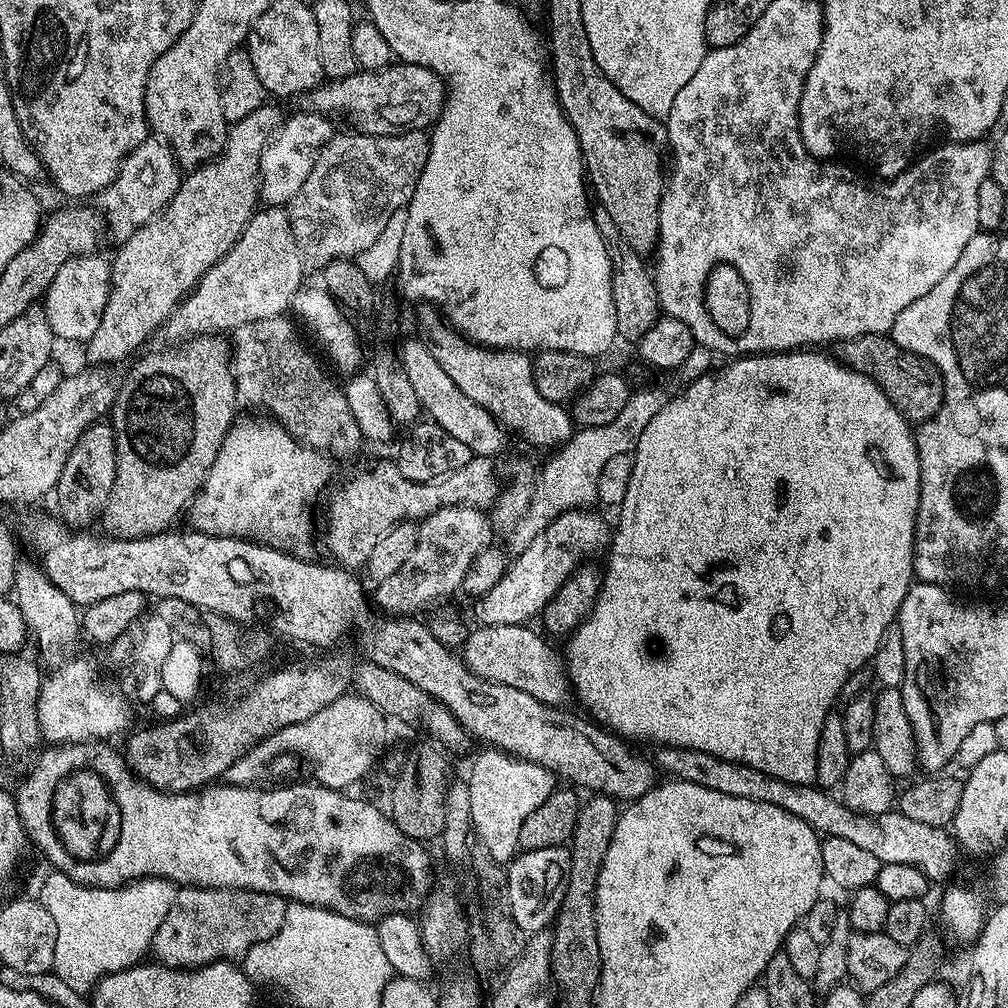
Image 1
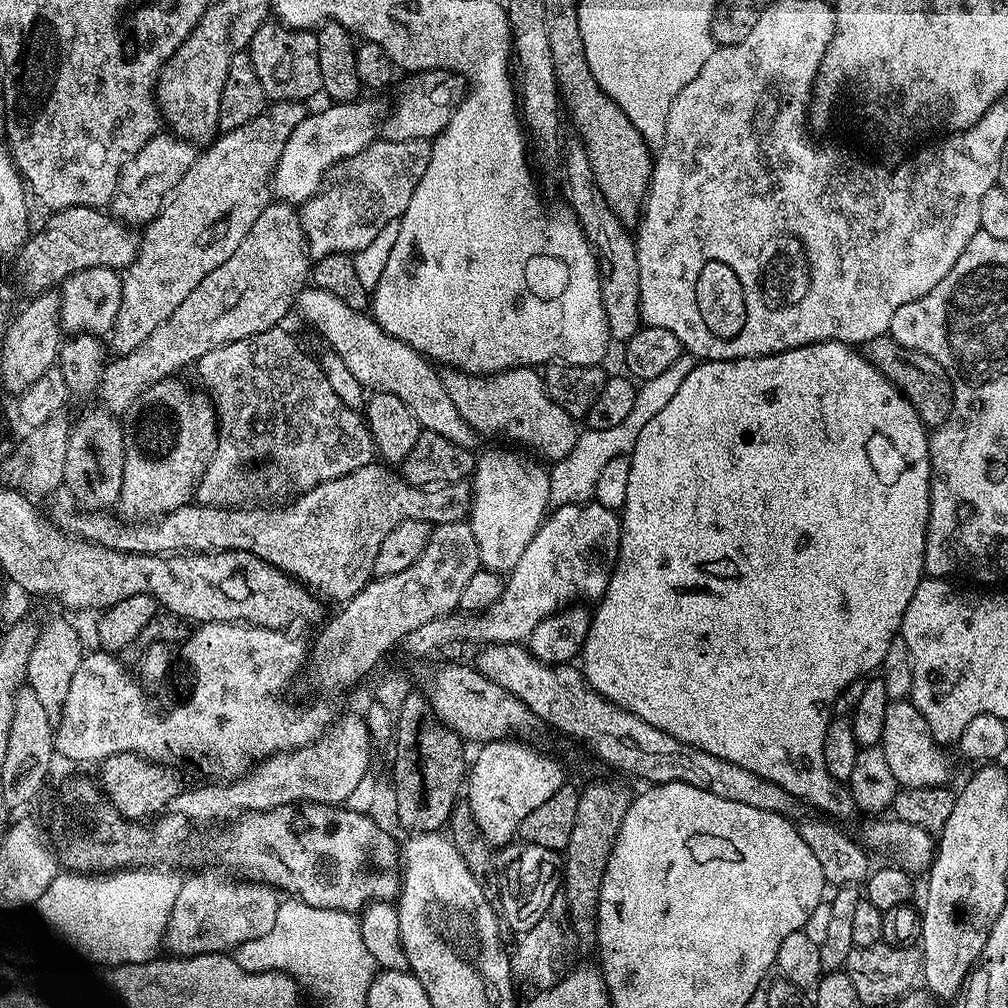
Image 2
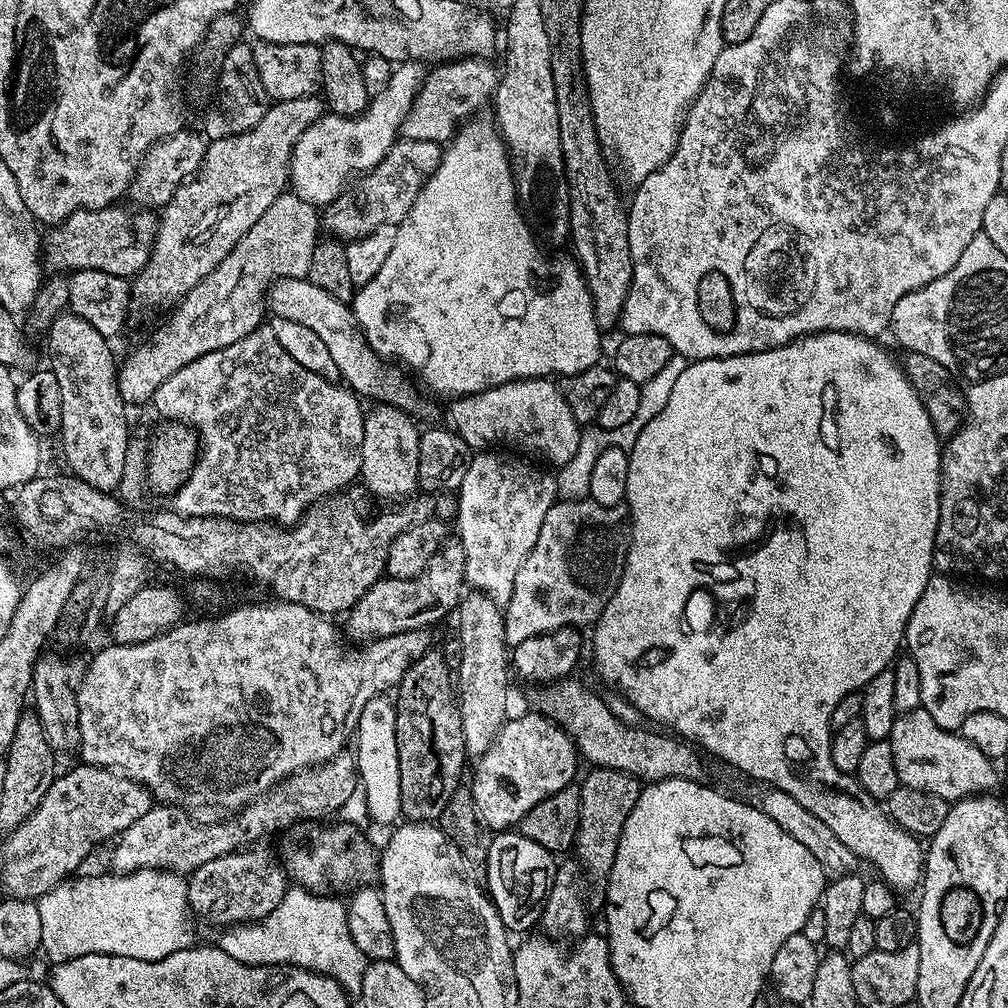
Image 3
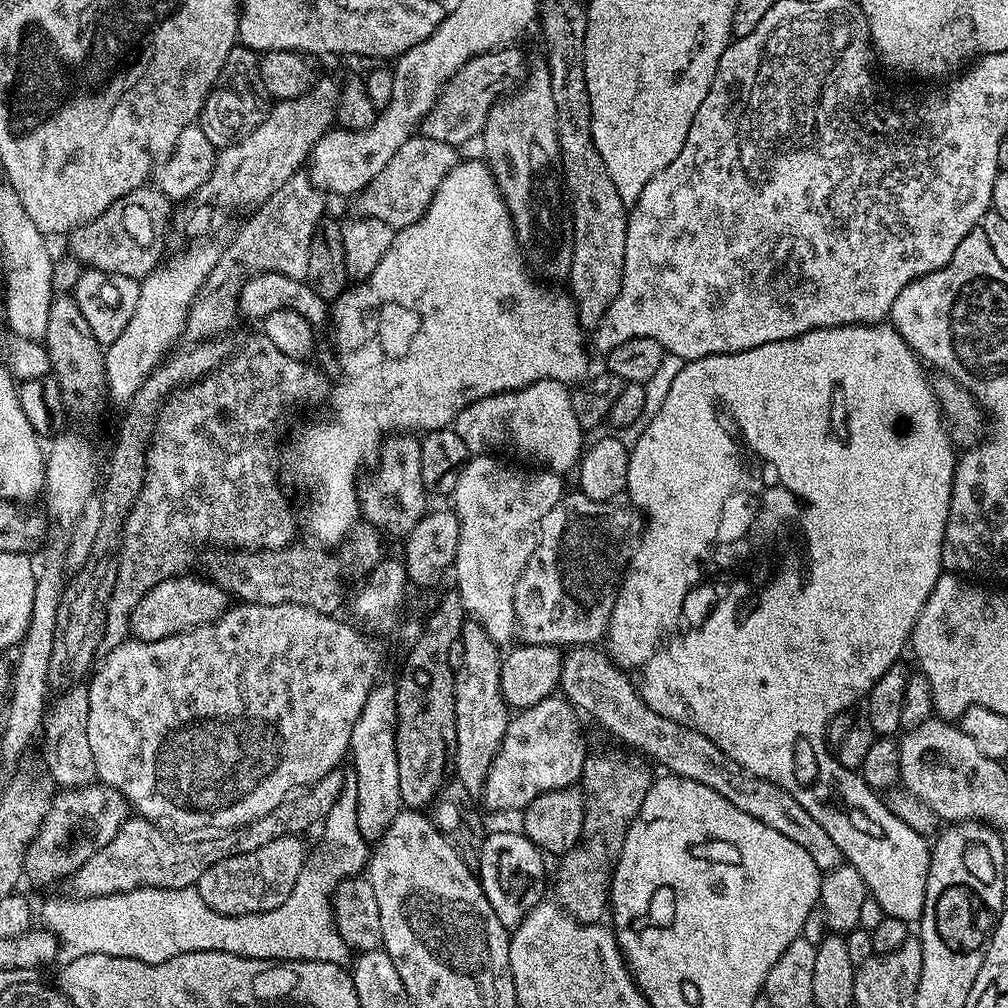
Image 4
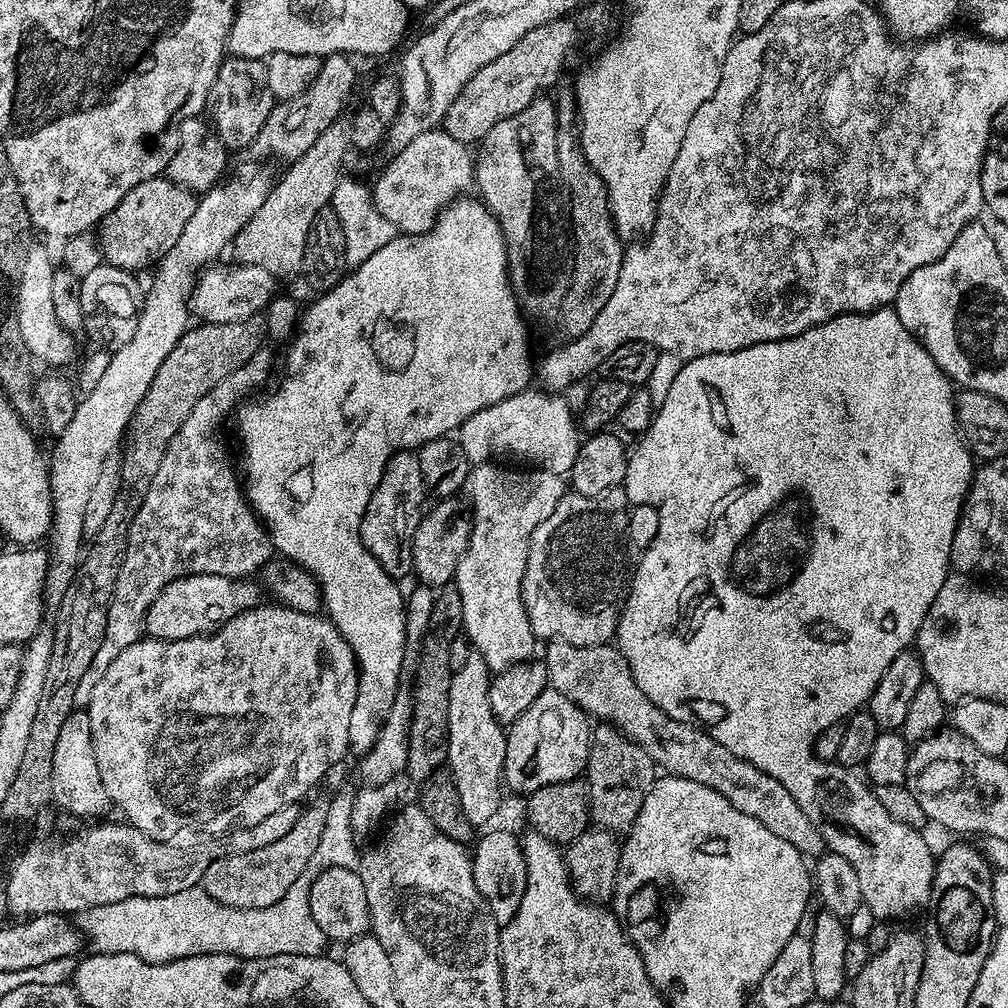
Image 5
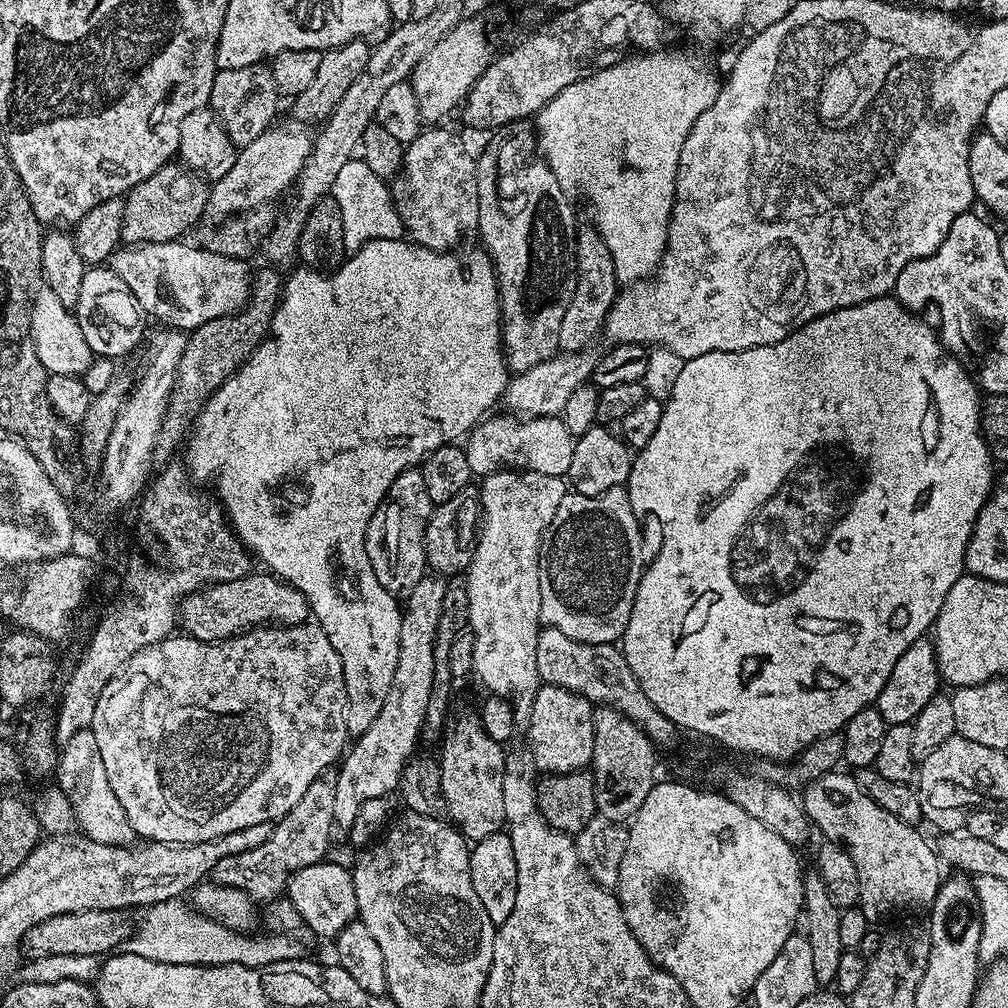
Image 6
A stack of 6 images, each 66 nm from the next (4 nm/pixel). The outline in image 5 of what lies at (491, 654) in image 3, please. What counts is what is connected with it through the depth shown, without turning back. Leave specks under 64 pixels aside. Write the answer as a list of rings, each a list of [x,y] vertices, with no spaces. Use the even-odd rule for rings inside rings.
[[[470,654],[466,658],[466,666],[452,674],[450,682],[450,710],[448,711],[448,758],[446,771],[452,777],[458,802],[462,806],[462,814],[473,826],[484,824],[500,808],[500,792],[504,778],[506,762],[506,742],[508,733],[494,718],[494,710],[490,710],[490,686],[493,673],[489,672],[486,662],[481,656]]]

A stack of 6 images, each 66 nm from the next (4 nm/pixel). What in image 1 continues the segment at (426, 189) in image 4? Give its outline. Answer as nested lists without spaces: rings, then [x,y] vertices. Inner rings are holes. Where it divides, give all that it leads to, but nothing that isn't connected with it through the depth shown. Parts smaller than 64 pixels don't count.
[[[407,132],[401,136],[351,135],[333,135],[320,149],[310,170],[310,178],[306,178],[302,190],[298,190],[298,194],[294,194],[286,206],[294,242],[308,270],[319,270],[335,260],[350,260],[360,256],[362,250],[366,250],[366,246],[372,245],[378,234],[382,234],[392,215],[407,208],[426,166],[429,137],[424,132]]]

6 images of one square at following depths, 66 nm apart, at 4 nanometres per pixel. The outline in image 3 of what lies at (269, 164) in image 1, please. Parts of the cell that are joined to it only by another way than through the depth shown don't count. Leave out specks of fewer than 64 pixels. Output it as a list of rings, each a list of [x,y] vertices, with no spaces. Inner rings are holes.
[[[400,62],[393,67],[386,90],[369,99],[366,110],[357,116],[322,114],[298,138],[288,163],[291,191],[298,198],[317,206],[337,199],[357,174],[371,172],[400,136],[400,127],[420,92],[426,68],[420,62]]]

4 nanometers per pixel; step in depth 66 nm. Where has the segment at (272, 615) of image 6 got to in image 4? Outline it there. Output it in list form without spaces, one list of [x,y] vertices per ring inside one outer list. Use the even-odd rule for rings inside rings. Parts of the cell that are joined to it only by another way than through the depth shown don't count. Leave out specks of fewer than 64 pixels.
[[[192,575],[171,576],[158,582],[158,586],[150,589],[142,598],[142,602],[134,606],[132,617],[128,619],[128,627],[135,639],[158,642],[162,638],[170,638],[192,628],[201,628],[203,624],[215,624],[228,611],[229,593],[211,579],[199,580]]]

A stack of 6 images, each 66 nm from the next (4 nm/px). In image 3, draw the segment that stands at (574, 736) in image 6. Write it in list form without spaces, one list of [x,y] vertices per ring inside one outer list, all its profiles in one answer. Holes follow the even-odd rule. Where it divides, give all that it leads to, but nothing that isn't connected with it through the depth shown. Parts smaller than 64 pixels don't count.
[[[529,710],[525,716],[515,716],[505,720],[490,750],[475,761],[476,773],[470,781],[480,821],[490,830],[515,829],[538,802],[550,794],[558,794],[558,790],[569,787],[577,779],[576,743],[564,730],[535,710]]]

